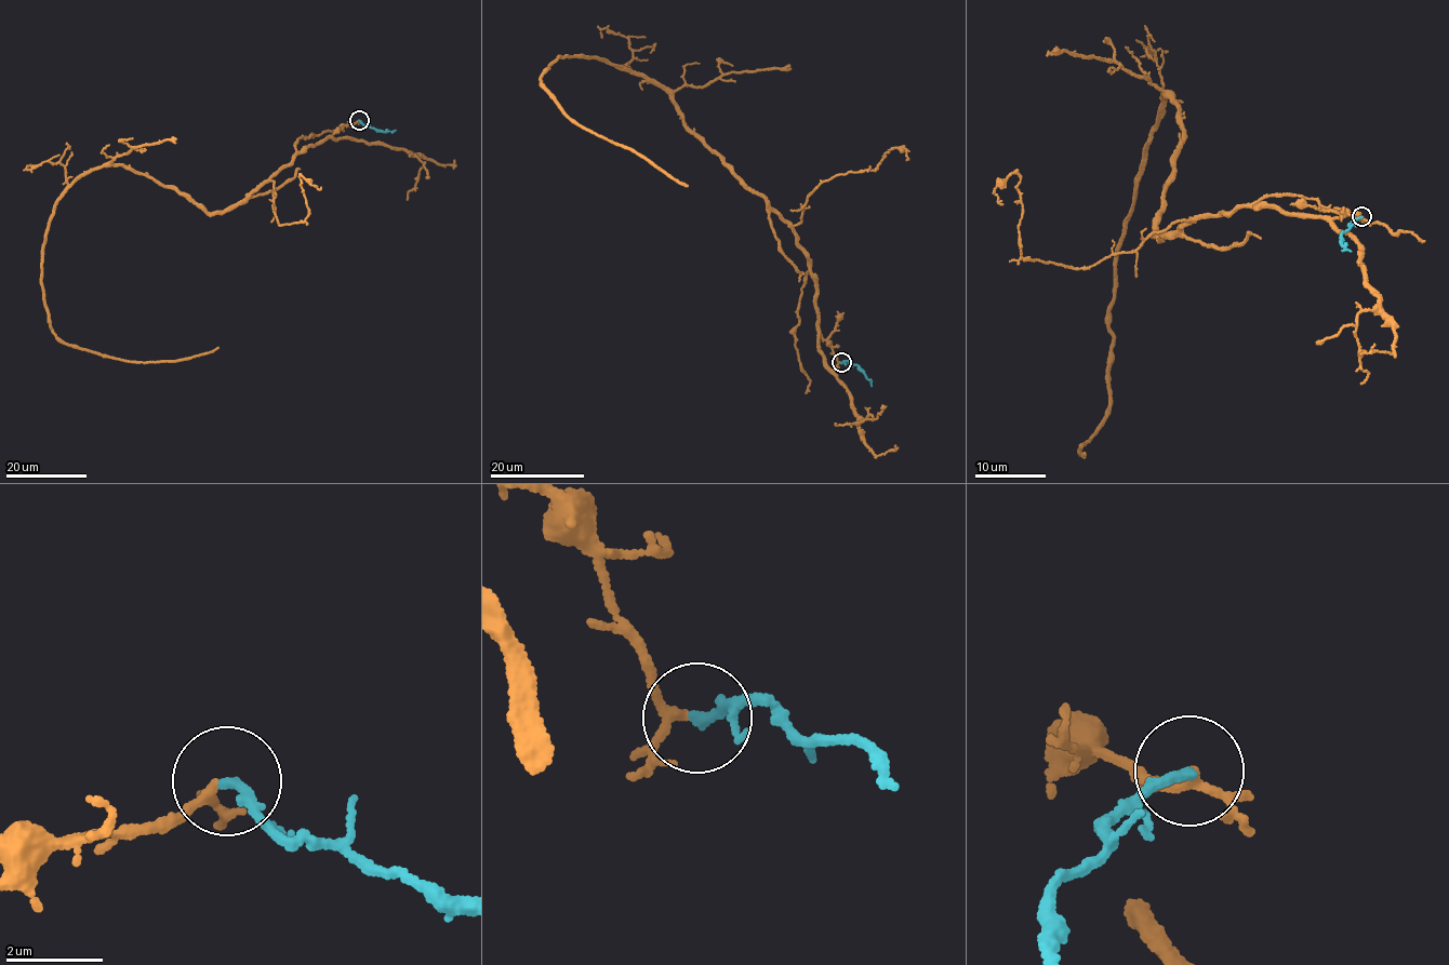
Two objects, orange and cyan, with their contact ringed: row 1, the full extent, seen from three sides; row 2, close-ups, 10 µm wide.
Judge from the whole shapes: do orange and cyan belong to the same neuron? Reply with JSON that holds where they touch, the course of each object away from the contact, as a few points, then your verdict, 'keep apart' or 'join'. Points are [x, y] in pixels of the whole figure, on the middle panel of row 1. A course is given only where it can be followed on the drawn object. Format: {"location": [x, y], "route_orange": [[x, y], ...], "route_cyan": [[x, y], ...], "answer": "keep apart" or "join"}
{"location": [841, 362], "route_orange": [[840, 362], [793, 226], [667, 93], [593, 57], [541, 74], [570, 119], [688, 186]], "route_cyan": [[840, 362], [859, 365], [872, 386]], "answer": "join"}

